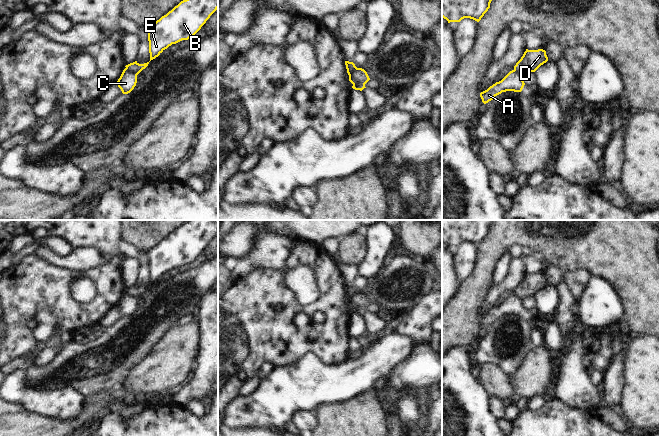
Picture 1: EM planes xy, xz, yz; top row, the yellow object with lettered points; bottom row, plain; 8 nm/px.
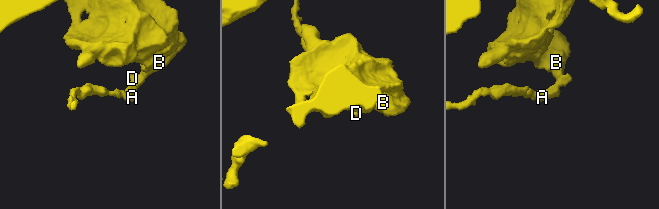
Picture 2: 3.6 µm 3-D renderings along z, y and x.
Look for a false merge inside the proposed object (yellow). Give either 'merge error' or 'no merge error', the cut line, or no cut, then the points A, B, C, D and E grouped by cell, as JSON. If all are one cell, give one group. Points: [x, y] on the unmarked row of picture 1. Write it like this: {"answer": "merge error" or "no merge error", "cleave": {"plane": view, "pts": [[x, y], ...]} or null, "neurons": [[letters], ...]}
{"answer": "merge error", "cleave": {"plane": "xy", "pts": [[126, 291], [137, 298]]}, "neurons": [["A", "C"], ["B", "D", "E"]]}

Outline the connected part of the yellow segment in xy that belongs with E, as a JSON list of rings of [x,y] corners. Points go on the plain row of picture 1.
[[[190,220],[147,252],[150,285],[172,268],[194,260],[218,233],[218,220]]]

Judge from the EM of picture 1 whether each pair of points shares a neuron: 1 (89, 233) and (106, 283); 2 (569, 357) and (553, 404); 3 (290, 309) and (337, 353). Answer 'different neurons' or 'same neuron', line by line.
1: different neurons
2: different neurons
3: same neuron

